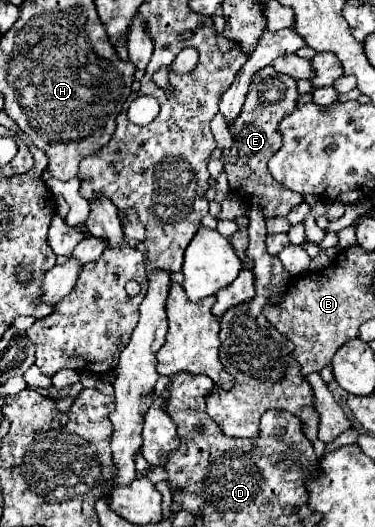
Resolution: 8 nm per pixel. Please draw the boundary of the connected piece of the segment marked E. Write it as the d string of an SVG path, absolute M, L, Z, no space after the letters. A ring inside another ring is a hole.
M265 67L259 73L253 75L251 87L247 91L247 99L243 105L243 111L237 119L231 121L231 135L233 145L229 149L223 149L223 171L227 173L231 193L241 197L245 205L259 205L265 217L285 217L289 201L303 199L299 193L293 193L287 189L287 201L283 201L281 191L283 185L279 185L267 171L267 161L279 151L281 147L281 133L279 133L279 121L297 107L297 85L295 79L289 75L277 73L273 67Z

